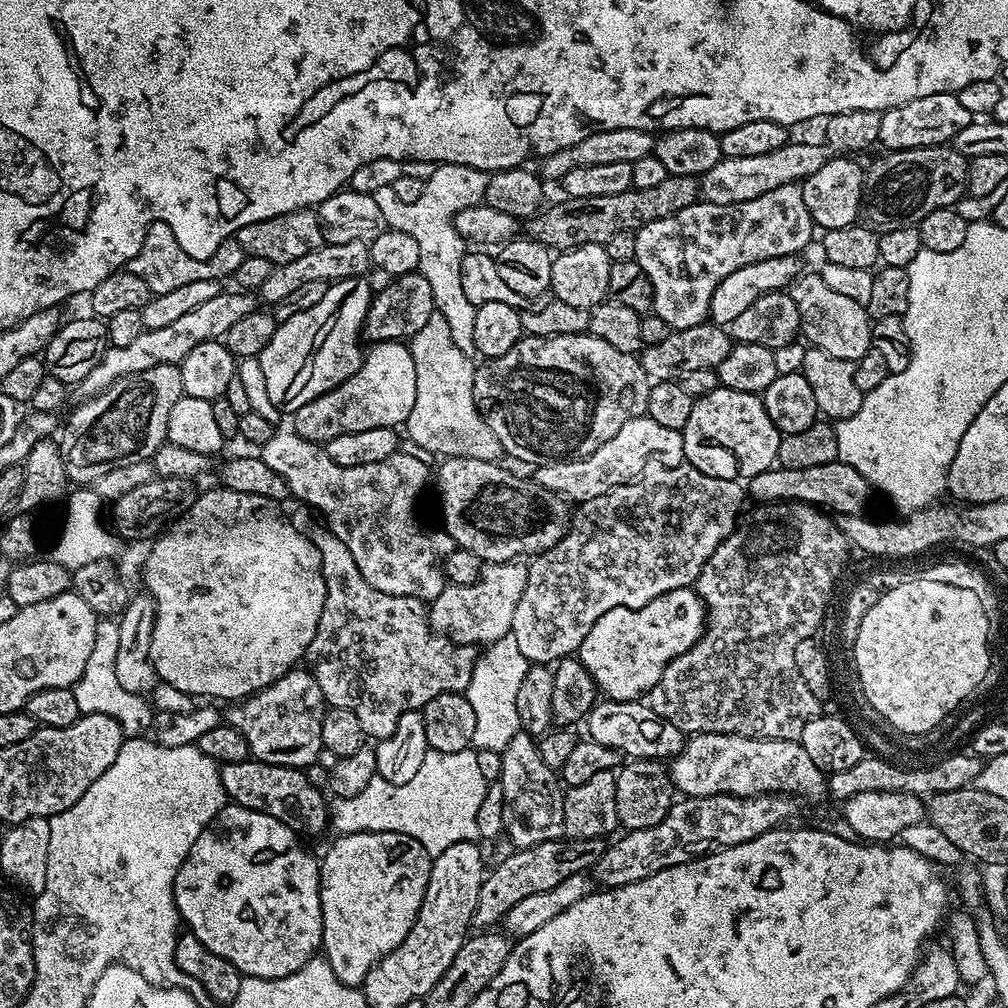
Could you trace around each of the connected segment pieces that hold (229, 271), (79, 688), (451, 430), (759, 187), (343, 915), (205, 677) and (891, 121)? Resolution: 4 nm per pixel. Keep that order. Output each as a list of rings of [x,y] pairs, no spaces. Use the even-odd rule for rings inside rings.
[[[156,220],[148,225],[146,238],[142,238],[142,250],[138,250],[138,254],[134,254],[134,258],[128,260],[126,268],[127,271],[138,274],[138,278],[146,282],[152,293],[161,296],[170,294],[170,290],[178,290],[178,286],[187,286],[190,282],[227,281],[234,274],[234,270],[238,270],[244,256],[242,246],[238,246],[235,238],[229,238],[222,242],[222,246],[218,246],[218,250],[214,250],[214,254],[210,254],[210,258],[205,260],[190,258],[190,254],[186,254],[182,246],[178,246],[178,238],[174,238],[174,230],[170,230],[166,222]]]
[[[100,618],[96,622],[94,634],[94,650],[90,650],[90,659],[86,662],[86,670],[82,670],[82,678],[73,684],[71,689],[75,700],[78,701],[78,710],[82,714],[106,714],[121,724],[121,730],[129,737],[136,738],[153,727],[154,709],[143,695],[131,693],[118,682],[115,673],[115,658],[118,651],[117,621],[112,618]]]
[[[440,312],[430,314],[426,326],[410,337],[418,390],[414,394],[414,410],[406,425],[408,436],[428,452],[441,452],[441,457],[465,456],[479,460],[499,461],[500,443],[480,418],[474,402],[474,374],[477,365],[473,357],[462,354],[450,336],[450,325]]]
[[[783,144],[778,150],[770,154],[757,154],[754,158],[723,157],[718,166],[706,170],[704,176],[699,177],[700,195],[710,204],[737,204],[750,202],[750,198],[758,198],[758,194],[770,194],[777,186],[786,186],[802,182],[816,173],[830,158],[827,144]]]
[[[355,832],[345,836],[337,835],[335,839],[336,841],[329,846],[328,853],[320,860],[320,901],[322,902],[322,938],[320,942],[322,955],[325,960],[330,962],[334,974],[338,974],[338,978],[343,984],[360,986],[363,985],[366,974],[370,974],[372,967],[382,958],[386,958],[386,954],[390,954],[390,950],[397,948],[402,942],[402,938],[406,938],[406,934],[410,934],[410,926],[414,926],[414,922],[418,918],[418,910],[422,906],[422,898],[426,894],[433,857],[428,855],[422,842],[397,832]]]
[[[215,486],[209,492],[201,491],[194,506],[172,521],[159,536],[151,541],[152,549],[144,560],[144,584],[147,594],[156,603],[156,620],[153,622],[153,636],[150,638],[149,658],[160,680],[170,682],[177,690],[203,698],[213,696],[216,700],[239,702],[253,692],[260,692],[270,686],[280,676],[291,672],[305,659],[310,642],[318,630],[318,618],[322,618],[322,606],[326,602],[326,582],[322,578],[322,558],[318,546],[310,542],[298,530],[294,530],[291,519],[280,513],[281,505],[270,498],[258,494],[242,494],[223,486]]]
[[[939,92],[926,98],[914,98],[914,102],[906,102],[906,106],[894,106],[881,112],[880,117],[882,127],[878,130],[879,147],[888,152],[951,145],[955,136],[974,122],[972,112],[966,110],[962,102],[958,102],[954,92]]]

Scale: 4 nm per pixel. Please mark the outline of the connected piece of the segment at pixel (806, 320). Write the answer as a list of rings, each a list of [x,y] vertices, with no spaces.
[[[815,271],[807,272],[797,276],[790,285],[794,306],[798,306],[803,339],[811,347],[821,348],[834,354],[834,358],[846,358],[853,362],[860,360],[862,354],[873,348],[874,321],[869,316],[867,307],[836,293],[830,286],[826,286],[826,282],[822,282],[822,278]]]

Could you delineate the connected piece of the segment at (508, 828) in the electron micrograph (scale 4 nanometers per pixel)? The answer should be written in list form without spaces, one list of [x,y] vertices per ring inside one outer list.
[[[519,730],[500,752],[502,760],[499,783],[504,799],[504,832],[512,839],[511,847],[533,848],[542,842],[564,836],[564,794],[562,781],[546,762],[542,762],[539,743],[527,732]]]

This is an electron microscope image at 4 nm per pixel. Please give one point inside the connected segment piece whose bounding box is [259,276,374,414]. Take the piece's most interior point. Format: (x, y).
(312, 351)

